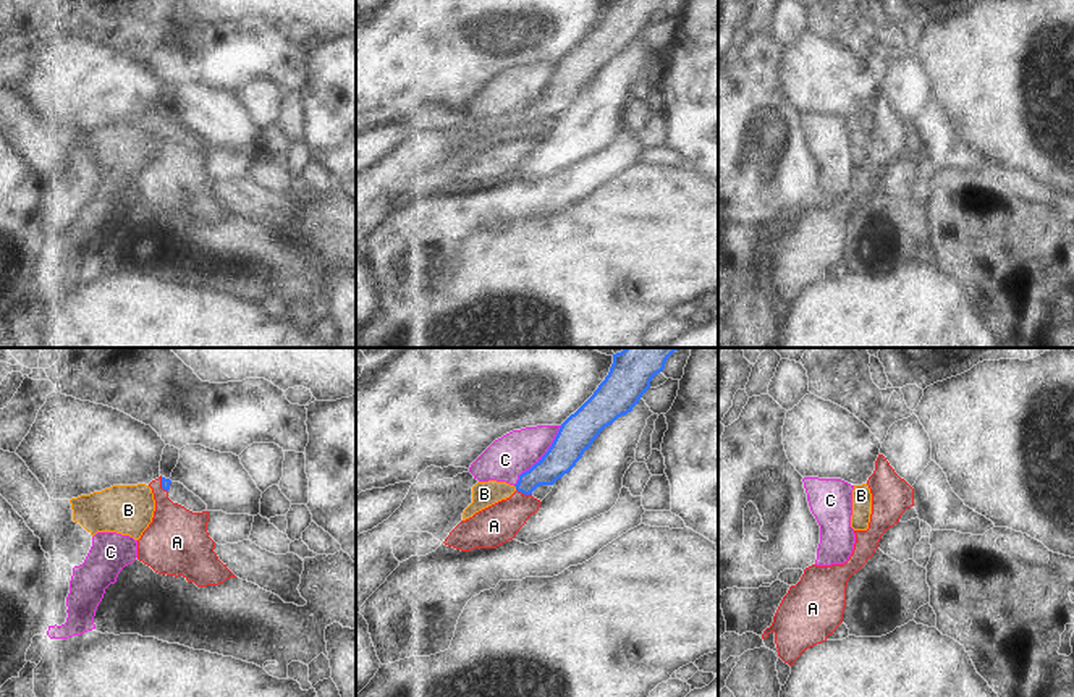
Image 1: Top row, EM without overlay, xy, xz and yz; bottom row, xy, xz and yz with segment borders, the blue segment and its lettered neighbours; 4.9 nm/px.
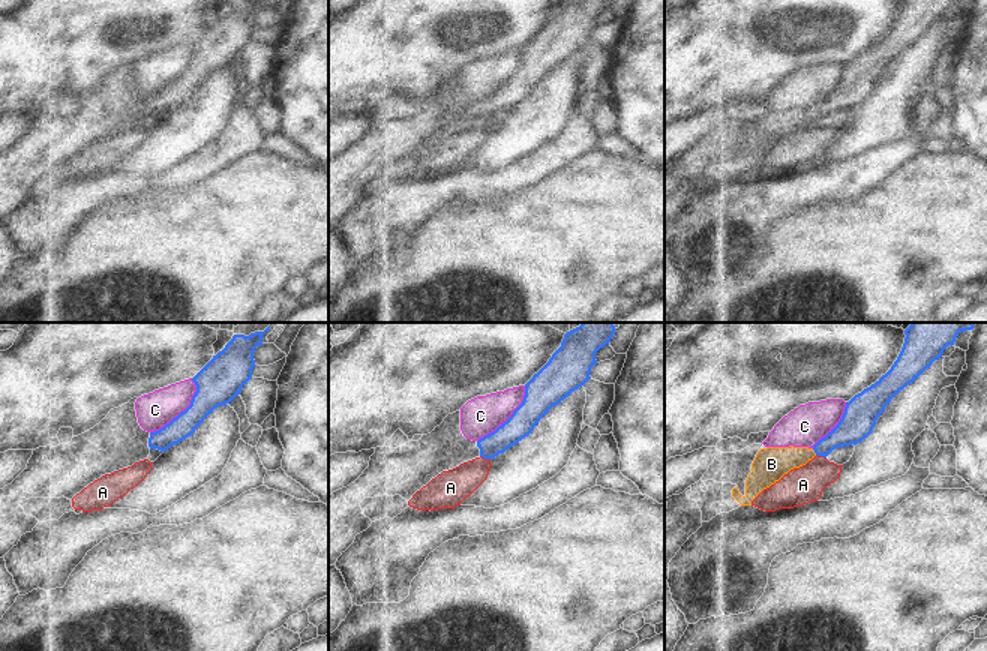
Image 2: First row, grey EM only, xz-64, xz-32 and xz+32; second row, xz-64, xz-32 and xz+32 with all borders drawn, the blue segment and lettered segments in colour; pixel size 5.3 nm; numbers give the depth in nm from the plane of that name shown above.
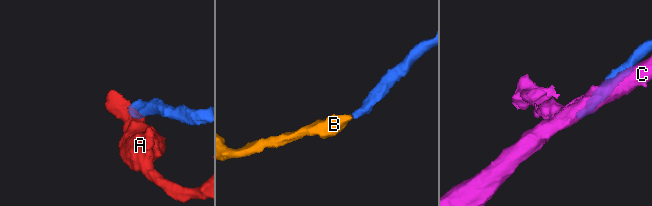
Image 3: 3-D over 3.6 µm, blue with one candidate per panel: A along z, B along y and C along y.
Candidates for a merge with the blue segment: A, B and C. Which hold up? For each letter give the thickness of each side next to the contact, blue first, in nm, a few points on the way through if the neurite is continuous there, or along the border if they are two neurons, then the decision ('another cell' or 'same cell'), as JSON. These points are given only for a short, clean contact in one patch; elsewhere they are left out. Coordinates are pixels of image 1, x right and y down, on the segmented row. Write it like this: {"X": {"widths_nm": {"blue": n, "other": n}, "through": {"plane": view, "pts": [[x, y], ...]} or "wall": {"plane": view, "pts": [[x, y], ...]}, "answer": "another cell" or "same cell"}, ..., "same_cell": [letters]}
{"A": {"widths_nm": {"blue": 150, "other": 200}, "wall": {"plane": "xz", "pts": [[516, 489], [531, 495]]}, "answer": "another cell"}, "B": {"widths_nm": {"blue": 150, "other": 130}, "through": {"plane": "xz", "pts": [[557, 461], [524, 485], [515, 485], [508, 490], [484, 494]]}, "answer": "same cell"}, "C": {"widths_nm": {"blue": 180, "other": 220}, "answer": "another cell"}, "same_cell": ["B"]}

